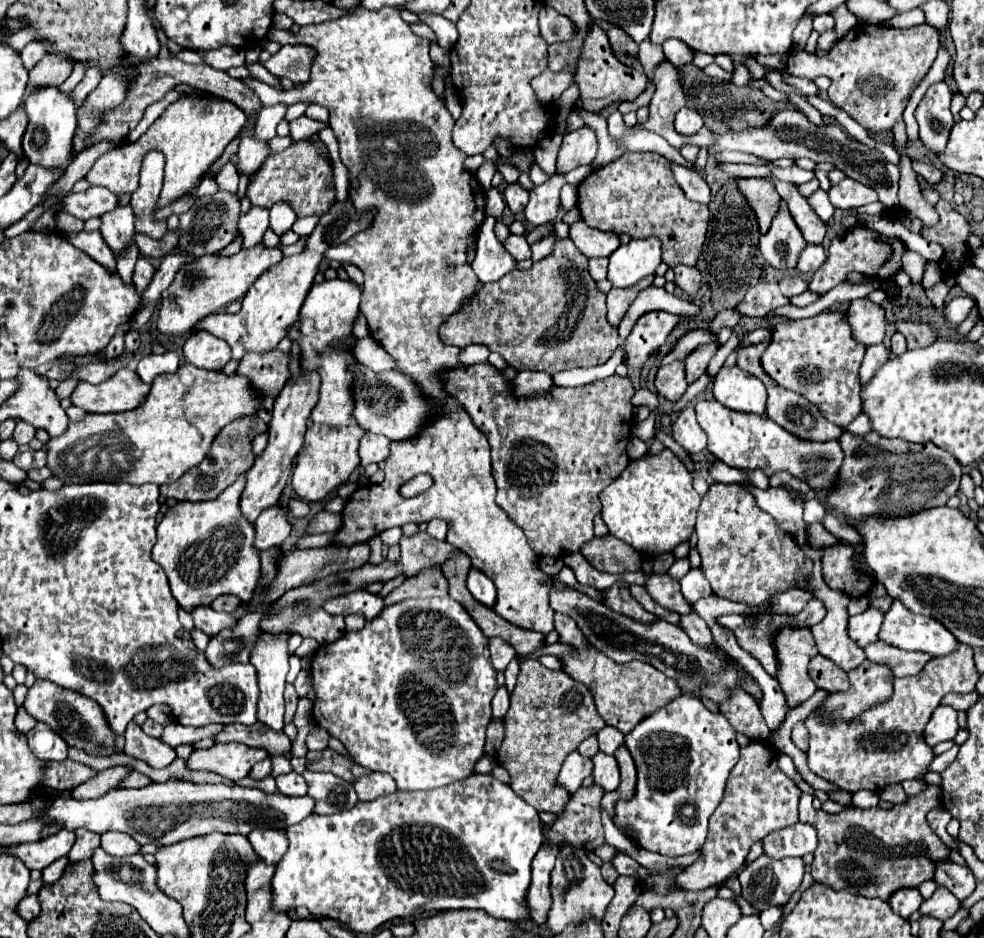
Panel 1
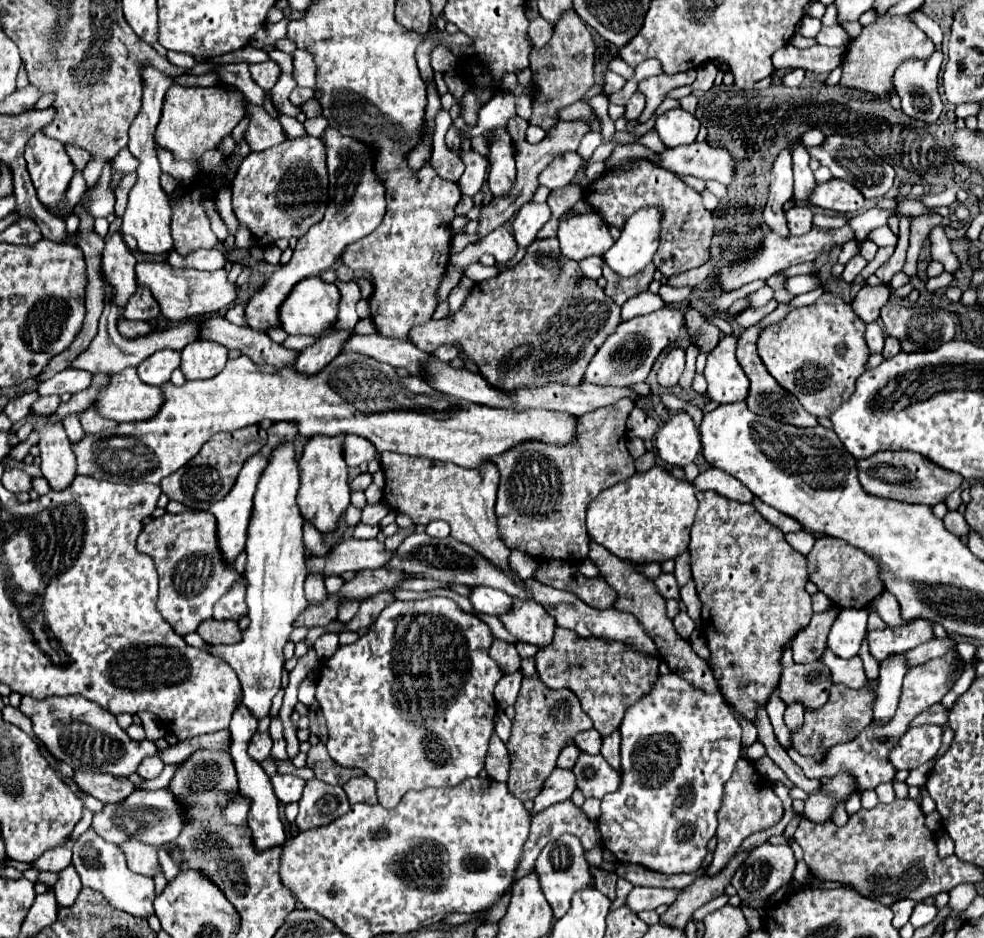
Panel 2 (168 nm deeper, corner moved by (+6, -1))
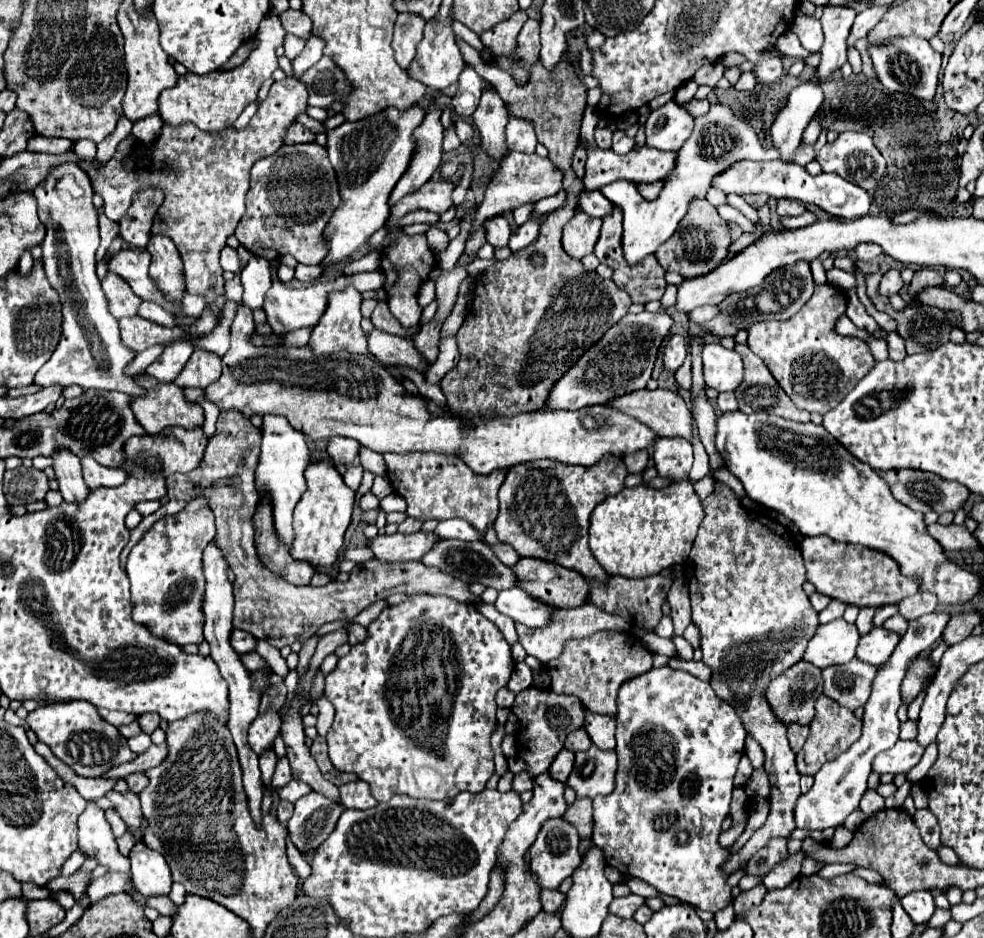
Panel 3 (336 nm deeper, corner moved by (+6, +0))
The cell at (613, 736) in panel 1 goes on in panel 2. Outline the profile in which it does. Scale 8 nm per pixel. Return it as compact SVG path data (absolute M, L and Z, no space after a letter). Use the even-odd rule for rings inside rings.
M589 729L581 735L575 735L573 743L583 751L583 753L591 753L597 755L601 751L601 735L595 729Z

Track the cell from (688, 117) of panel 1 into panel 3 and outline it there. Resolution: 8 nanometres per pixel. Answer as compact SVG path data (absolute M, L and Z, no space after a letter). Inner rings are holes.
M669 100L665 106L651 112L645 122L647 146L655 146L657 150L679 150L683 142L693 132L695 118L675 100Z

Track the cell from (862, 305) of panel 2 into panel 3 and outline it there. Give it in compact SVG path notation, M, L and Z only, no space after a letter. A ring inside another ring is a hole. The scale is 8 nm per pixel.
M889 270L883 274L881 278L881 284L879 284L879 294L885 294L885 296L891 296L891 294L897 294L903 286L903 280L899 276L899 270Z

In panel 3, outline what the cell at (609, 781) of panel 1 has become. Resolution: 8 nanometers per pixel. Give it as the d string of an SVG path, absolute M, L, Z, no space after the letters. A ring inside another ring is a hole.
M591 746L589 750L575 754L575 766L567 778L567 786L577 792L577 798L607 796L615 790L615 772L615 752Z

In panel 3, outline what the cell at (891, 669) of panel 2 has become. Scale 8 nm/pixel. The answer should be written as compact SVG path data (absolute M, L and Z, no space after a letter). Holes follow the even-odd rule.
M925 614L917 620L909 622L907 632L901 636L901 642L895 646L893 654L885 664L877 668L877 676L873 680L873 692L865 704L863 714L863 734L861 738L839 758L833 762L827 762L817 774L815 784L807 794L801 794L795 806L795 824L797 828L805 830L825 830L835 828L845 822L845 818L857 810L859 800L863 792L867 790L867 776L871 772L871 764L875 756L899 740L899 720L897 720L897 708L901 706L901 682L909 670L909 664L913 658L917 658L921 652L931 648L935 642L939 642L941 632L945 624L949 622L949 614Z

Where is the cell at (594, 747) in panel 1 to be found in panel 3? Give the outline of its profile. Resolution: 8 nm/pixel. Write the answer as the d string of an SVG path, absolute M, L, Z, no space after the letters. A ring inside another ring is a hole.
M561 750L561 752L555 756L555 760L553 760L551 768L549 768L549 774L553 774L553 778L565 782L567 776L571 774L571 770L573 770L573 760L575 760L575 754L573 754L573 752Z

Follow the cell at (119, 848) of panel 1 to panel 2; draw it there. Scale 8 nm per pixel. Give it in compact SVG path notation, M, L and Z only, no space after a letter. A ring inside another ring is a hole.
M131 839L121 845L127 865L133 873L145 875L145 877L155 877L161 871L161 863L157 857L157 847L149 847L145 843L137 843L137 839Z

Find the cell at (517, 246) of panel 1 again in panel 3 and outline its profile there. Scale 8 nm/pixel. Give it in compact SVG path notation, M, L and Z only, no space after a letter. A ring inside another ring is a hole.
M497 216L493 220L489 220L485 224L487 228L487 242L495 248L505 248L509 244L509 236L511 236L511 230L509 230L509 222L503 218L503 216Z

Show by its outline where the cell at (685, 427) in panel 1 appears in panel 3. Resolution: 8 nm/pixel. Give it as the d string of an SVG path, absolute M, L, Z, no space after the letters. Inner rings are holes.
M657 438L653 460L659 476L683 480L689 476L693 464L693 448L687 438Z

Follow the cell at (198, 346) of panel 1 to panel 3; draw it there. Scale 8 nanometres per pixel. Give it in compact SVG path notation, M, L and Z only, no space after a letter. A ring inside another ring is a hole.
M195 348L189 362L181 370L181 374L175 378L175 384L193 386L193 388L205 388L213 384L221 376L221 360L223 358L215 352Z

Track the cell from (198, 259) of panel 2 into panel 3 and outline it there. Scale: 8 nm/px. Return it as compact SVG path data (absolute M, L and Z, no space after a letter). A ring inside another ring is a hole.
M225 246L225 248L221 250L221 268L223 268L223 270L229 270L229 272L241 270L237 252L235 252L233 248L229 248L229 246Z

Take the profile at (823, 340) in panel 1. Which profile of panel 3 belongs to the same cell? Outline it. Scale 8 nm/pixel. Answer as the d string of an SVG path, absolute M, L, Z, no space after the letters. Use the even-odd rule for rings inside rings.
M815 286L815 294L789 320L783 320L783 322L779 322L779 320L763 320L763 322L755 322L749 328L749 338L747 338L749 348L767 364L769 372L775 376L779 386L787 392L787 396L793 400L793 404L797 408L801 408L801 410L827 414L873 368L875 360L873 360L873 356L869 352L869 346L863 340L849 338L849 336L839 336L833 330L835 320L843 312L845 312L845 296L839 290L835 290L831 286Z

